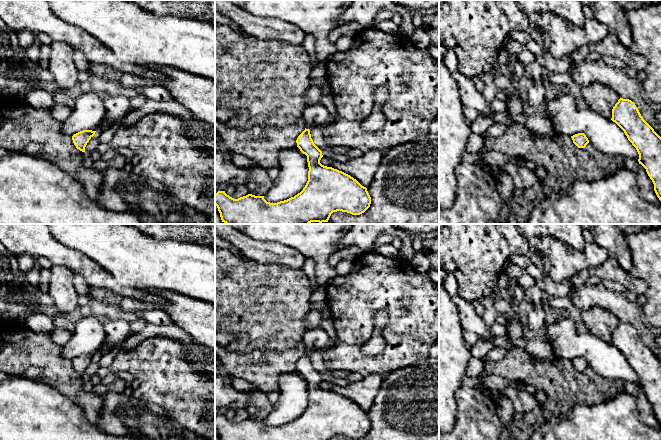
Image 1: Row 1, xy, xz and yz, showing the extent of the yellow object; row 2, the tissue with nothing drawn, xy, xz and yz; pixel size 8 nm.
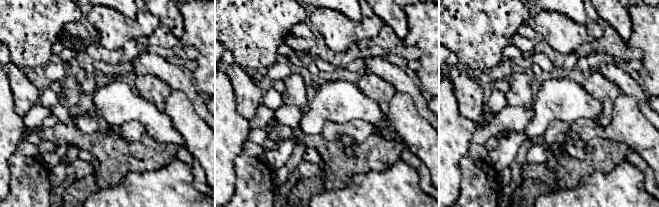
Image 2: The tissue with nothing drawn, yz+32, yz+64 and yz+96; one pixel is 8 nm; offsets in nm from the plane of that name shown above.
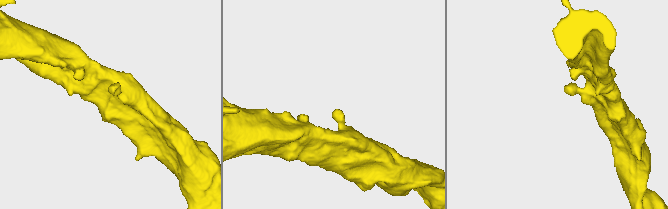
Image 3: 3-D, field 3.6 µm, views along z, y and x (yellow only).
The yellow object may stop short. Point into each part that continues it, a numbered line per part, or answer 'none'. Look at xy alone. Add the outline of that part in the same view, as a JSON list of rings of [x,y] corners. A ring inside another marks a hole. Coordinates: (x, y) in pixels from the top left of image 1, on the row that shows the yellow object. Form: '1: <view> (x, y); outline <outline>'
none

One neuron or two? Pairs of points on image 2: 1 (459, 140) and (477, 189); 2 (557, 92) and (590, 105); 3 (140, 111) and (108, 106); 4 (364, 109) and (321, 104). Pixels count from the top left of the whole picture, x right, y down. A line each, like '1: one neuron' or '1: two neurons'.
1: two neurons
2: one neuron
3: one neuron
4: one neuron

